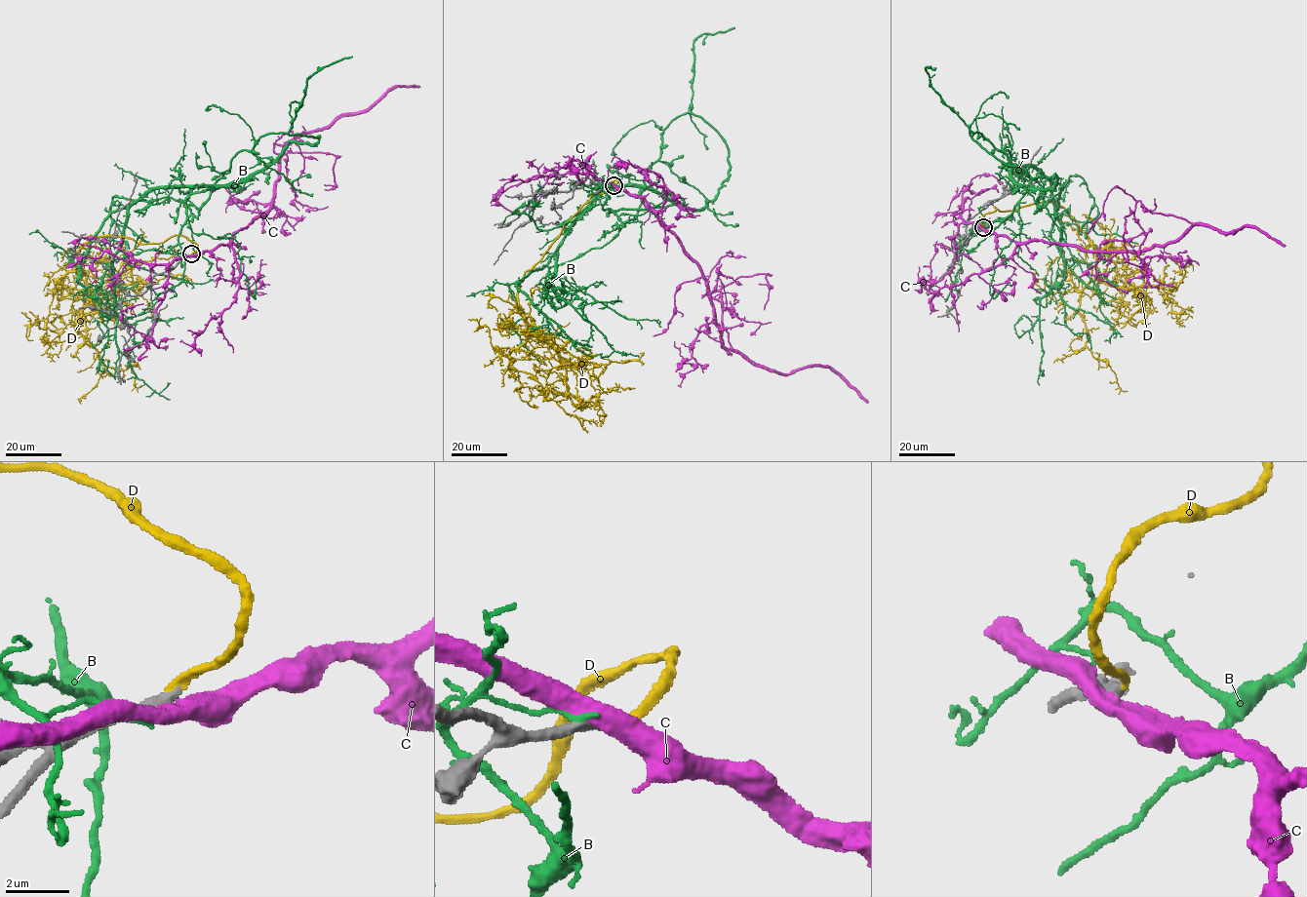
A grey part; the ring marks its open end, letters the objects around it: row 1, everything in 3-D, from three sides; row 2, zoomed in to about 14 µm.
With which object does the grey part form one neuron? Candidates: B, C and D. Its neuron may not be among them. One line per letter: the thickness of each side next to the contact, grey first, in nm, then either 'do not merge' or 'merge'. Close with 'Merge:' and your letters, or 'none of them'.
B: 280/180 nm | do not merge
C: 380/500 nm | do not merge
D: 280/240 nm | merge
Merge: D

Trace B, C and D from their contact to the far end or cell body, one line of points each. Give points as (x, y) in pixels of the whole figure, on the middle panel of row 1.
B: (610, 185), (609, 214), (698, 210), (728, 148), (672, 119), (636, 218), (549, 269), (553, 305), (571, 277)
C: (612, 185), (642, 198), (696, 263), (722, 345), (730, 346), (722, 304), (706, 292), (767, 274), (764, 310)
D: (613, 185), (617, 179), (593, 193), (517, 292), (540, 337), (530, 335), (593, 364), (608, 394)

